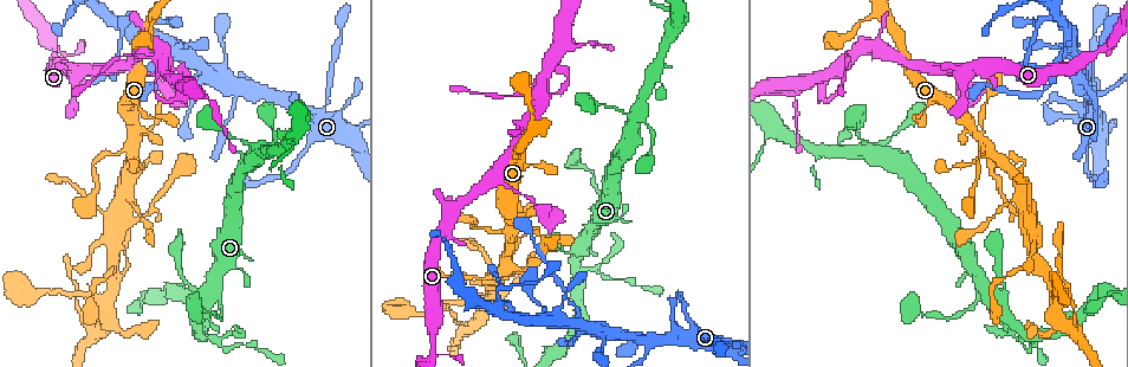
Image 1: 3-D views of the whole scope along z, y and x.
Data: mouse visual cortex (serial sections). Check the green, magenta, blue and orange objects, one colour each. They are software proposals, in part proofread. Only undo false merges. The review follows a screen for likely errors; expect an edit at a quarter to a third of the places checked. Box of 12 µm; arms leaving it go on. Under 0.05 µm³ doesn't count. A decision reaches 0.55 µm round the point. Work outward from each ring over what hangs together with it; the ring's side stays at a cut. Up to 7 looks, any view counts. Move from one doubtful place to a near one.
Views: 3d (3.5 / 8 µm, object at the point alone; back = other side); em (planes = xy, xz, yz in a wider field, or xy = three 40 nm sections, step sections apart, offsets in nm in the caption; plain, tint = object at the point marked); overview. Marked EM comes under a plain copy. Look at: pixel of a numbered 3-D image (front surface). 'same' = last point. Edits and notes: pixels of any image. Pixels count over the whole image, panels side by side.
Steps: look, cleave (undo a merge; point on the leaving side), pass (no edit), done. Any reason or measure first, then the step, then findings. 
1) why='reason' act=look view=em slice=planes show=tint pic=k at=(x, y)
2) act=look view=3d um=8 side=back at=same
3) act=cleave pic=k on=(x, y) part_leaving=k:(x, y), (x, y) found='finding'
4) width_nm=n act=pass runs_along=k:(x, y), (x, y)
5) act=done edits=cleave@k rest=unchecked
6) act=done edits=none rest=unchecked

why='a narrow waist' act=look view=em slice=xy step=3 show=tint pic=1 at=(1093, 80)

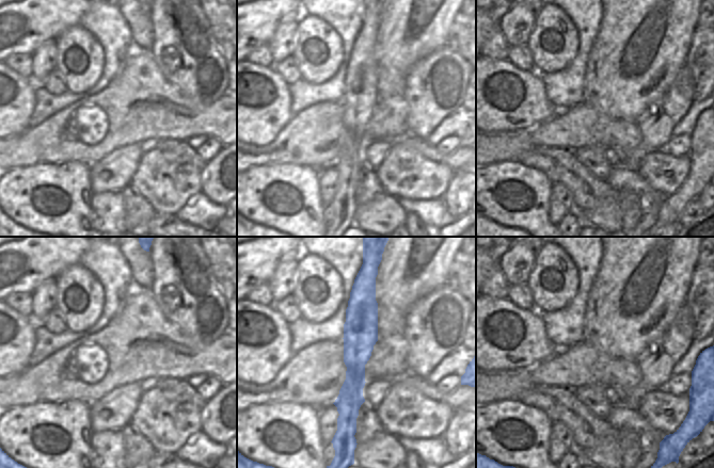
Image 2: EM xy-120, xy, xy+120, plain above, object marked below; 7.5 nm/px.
why='see where the arms go' act=look view=3d um=3.5 at=same

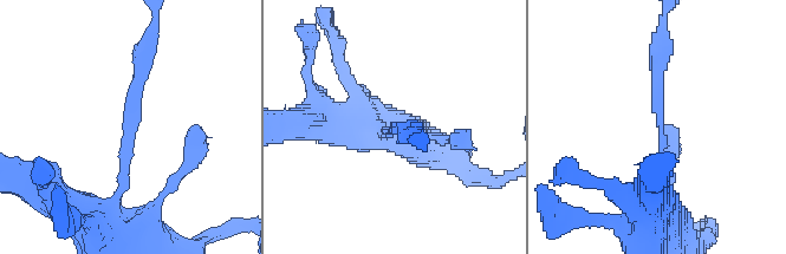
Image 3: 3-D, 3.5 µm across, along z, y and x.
act=pass runs_along=2:(365, 286), (348, 426) found='all the same cell'

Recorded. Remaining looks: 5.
why='calibre changes' act=look view=3d um=3.5 pic=1 at=(1027, 206)

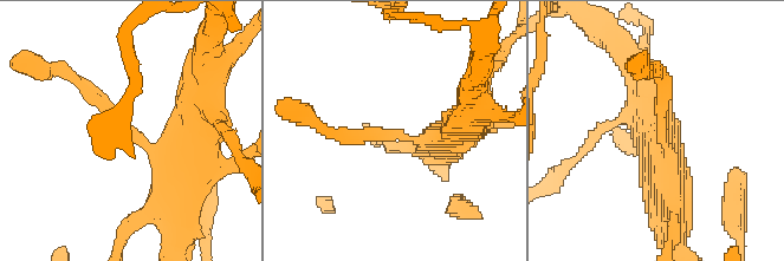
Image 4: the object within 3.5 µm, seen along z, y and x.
act=pass runs_along=4:(195, 137), (183, 160), (148, 149), (75, 79) found='continuous, no second cell'

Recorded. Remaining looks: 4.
why='thick turns thin' act=look view=3d um=3.5 pic=1 at=(163, 61)

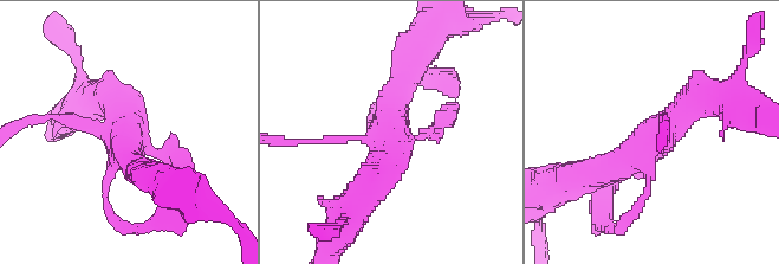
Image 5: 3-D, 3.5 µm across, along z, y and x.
act=look view=em slice=xy step=1 show=tint pic=5 at=(123, 130)

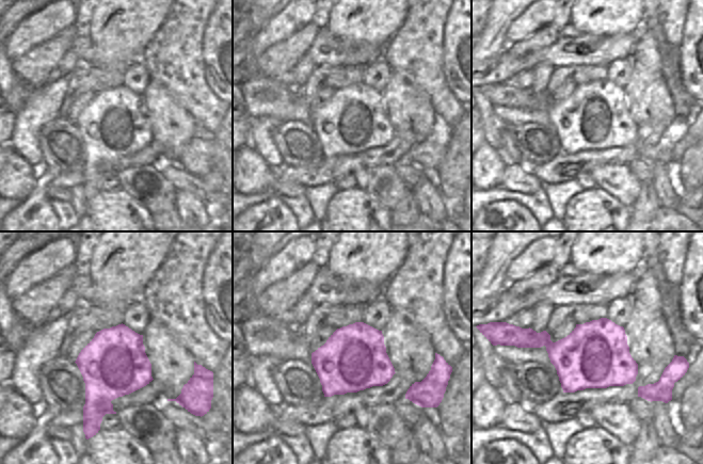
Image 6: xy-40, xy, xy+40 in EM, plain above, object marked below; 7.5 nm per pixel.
why='cut it another way' act=look view=em slice=planes show=tint at=same

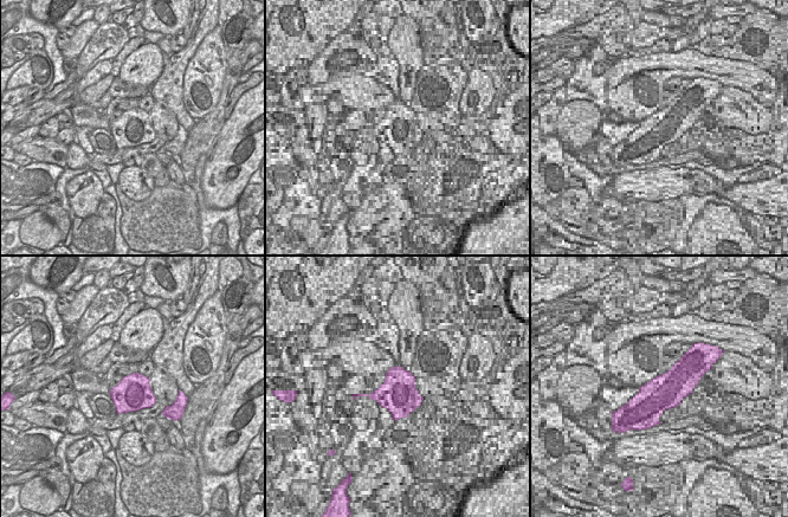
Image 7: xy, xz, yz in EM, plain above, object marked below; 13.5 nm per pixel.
act=pass runs_along=5:(720, 98), (690, 102), (602, 171) found='continuous, no second cell'

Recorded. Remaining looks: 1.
act=done edits=none rest=unchecked

